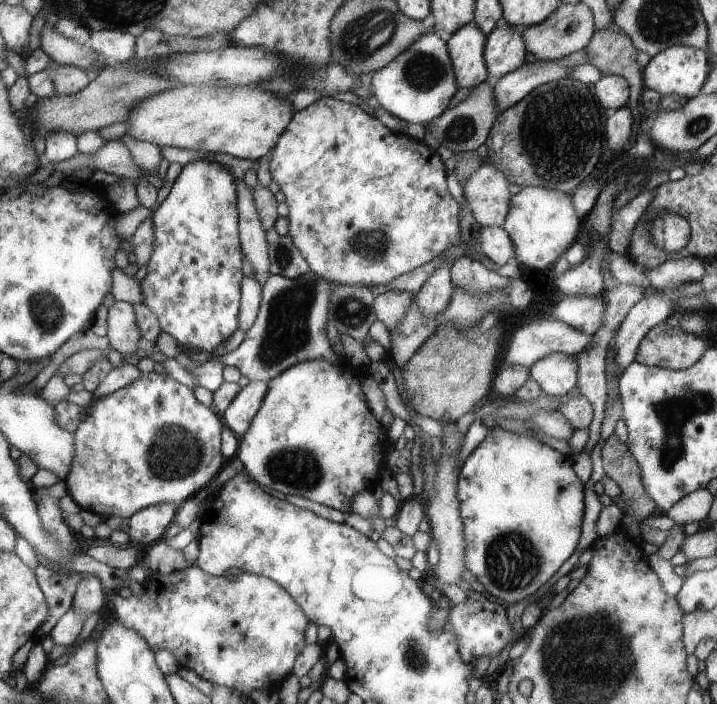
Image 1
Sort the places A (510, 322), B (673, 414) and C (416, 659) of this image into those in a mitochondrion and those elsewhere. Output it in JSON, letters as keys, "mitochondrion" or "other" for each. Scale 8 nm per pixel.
{"A":"other","B":"mitochondrion","C":"mitochondrion"}

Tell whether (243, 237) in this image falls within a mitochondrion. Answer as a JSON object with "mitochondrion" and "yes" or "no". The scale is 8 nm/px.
{"mitochondrion":"no"}

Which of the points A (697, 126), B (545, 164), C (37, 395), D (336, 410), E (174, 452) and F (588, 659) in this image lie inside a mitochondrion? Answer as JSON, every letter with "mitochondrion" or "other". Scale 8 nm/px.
{"A":"mitochondrion","B":"mitochondrion","C":"other","D":"other","E":"mitochondrion","F":"mitochondrion"}

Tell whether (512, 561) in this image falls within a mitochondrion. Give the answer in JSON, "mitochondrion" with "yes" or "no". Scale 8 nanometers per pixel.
{"mitochondrion":"yes"}

